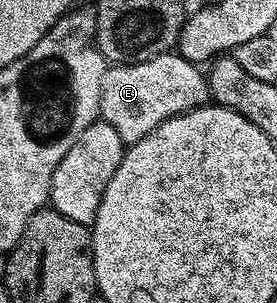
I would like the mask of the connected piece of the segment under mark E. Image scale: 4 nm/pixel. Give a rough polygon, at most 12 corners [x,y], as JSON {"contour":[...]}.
{"contour":[[178,52],[112,64],[99,111],[130,147],[211,88]]}

